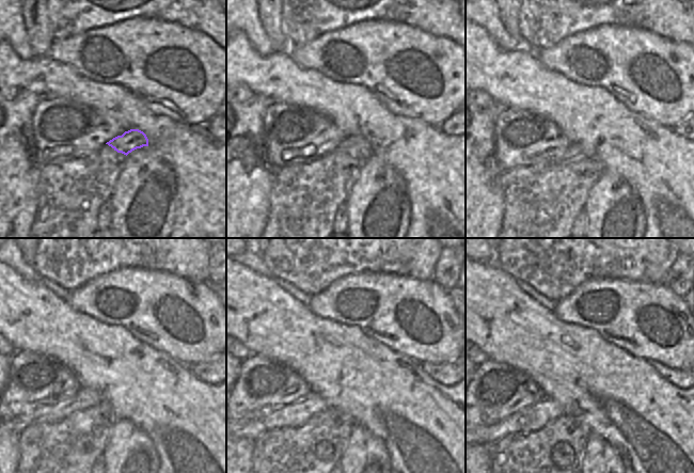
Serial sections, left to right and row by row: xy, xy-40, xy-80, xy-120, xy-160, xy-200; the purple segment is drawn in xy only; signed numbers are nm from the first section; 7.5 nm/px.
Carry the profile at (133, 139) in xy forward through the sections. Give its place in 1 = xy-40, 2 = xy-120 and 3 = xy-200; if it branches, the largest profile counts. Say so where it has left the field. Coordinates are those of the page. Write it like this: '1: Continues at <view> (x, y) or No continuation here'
1: Continues at xy-40 (357, 146)
2: Continues at xy-120 (51, 413)
3: Continues at xy-200 (546, 410)

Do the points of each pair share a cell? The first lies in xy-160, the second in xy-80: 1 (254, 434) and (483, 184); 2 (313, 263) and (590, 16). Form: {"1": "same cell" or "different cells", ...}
{"1": "different cells", "2": "same cell"}

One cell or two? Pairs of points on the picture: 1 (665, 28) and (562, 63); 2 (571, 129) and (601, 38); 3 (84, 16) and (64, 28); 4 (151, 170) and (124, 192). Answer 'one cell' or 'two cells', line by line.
1: two cells
2: two cells
3: one cell
4: one cell

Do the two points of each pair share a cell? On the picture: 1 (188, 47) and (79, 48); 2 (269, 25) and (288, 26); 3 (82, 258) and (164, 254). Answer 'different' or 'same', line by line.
1: same
2: different
3: same

